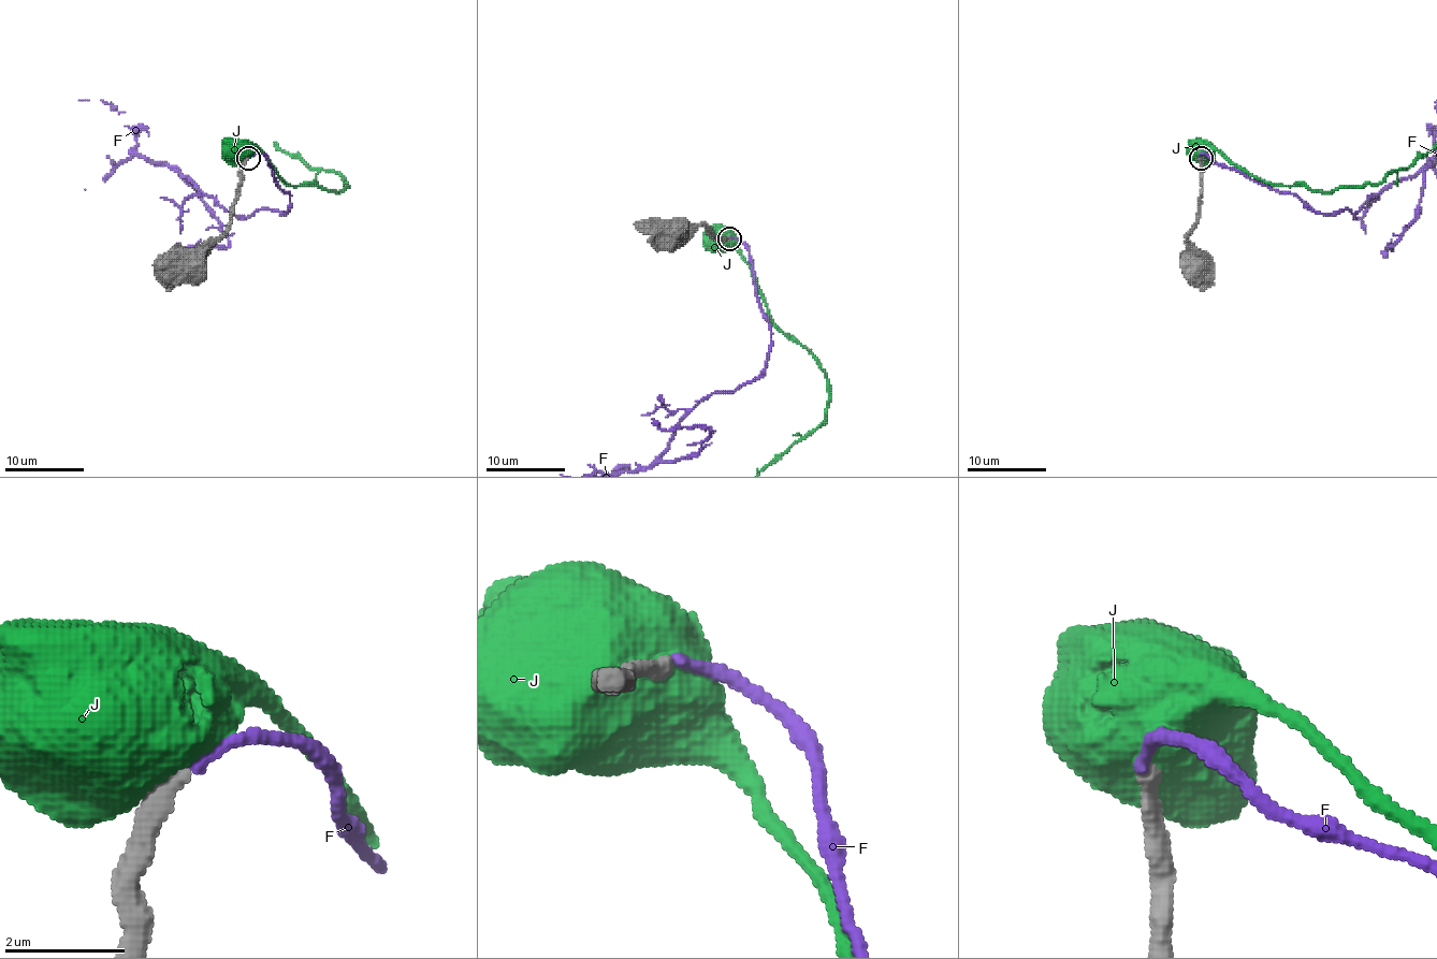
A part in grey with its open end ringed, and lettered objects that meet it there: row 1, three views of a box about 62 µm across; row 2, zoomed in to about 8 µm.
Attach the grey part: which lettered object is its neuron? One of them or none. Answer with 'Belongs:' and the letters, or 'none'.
Belongs: none

